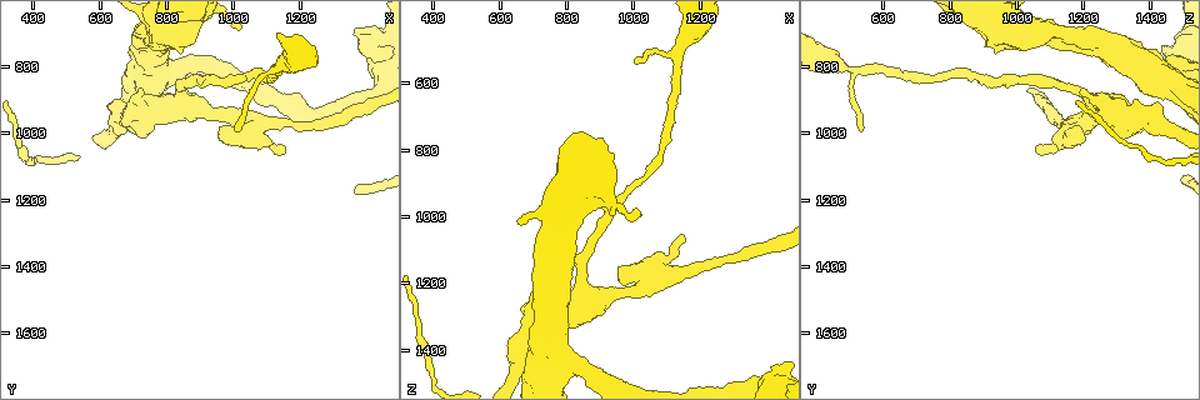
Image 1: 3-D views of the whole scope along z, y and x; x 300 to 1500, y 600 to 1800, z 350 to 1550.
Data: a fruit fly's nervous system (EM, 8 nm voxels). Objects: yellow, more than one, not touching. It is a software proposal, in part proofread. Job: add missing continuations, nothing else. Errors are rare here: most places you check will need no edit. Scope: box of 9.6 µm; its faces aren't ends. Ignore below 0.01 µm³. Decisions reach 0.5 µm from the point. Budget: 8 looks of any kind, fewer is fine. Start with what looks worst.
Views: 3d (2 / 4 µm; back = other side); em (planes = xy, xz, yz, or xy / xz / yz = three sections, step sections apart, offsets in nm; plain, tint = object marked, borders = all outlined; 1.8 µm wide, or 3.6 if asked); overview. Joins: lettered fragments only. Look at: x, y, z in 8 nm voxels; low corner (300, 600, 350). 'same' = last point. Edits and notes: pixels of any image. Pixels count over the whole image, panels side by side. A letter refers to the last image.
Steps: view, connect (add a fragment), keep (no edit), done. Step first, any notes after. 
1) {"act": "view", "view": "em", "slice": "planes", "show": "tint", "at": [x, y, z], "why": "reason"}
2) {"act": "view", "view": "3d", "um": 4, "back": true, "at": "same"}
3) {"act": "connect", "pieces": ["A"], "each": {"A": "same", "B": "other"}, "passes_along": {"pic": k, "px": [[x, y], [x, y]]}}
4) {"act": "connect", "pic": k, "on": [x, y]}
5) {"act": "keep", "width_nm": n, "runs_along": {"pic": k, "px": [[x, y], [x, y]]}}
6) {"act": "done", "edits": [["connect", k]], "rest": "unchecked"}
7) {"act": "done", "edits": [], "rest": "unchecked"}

{"act": "view", "view": "3d", "um": 2, "at": [1140, 1060, 1050]}

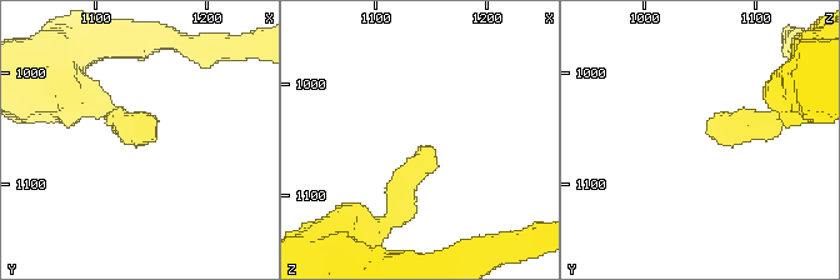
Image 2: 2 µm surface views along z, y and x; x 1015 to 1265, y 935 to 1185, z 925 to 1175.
{"act": "view", "view": "em", "slice": "xz", "step": 8, "show": "borders", "at": [1150, 1052, 1054], "why": "shape alone is not enough"}

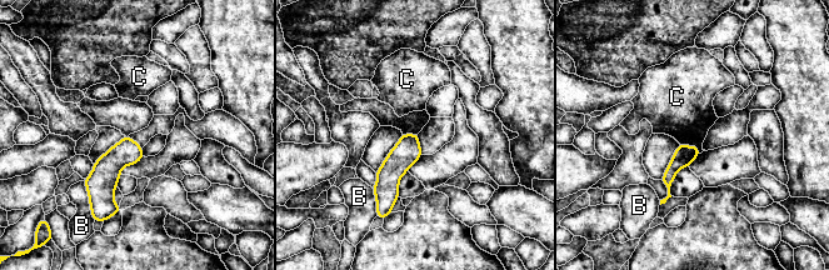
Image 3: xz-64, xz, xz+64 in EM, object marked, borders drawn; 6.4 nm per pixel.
{"act": "keep", "width_nm": 110, "each": {"B": "other", "C": "other"}, "border": {"pic": 3, "px": [[679, 143], [697, 145], [700, 151]]}, "found": "no lettered fragment goes on from it"}

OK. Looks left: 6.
{"act": "view", "view": "em", "um": 3.6, "slice": "planes", "show": "borders", "at": [1010, 680, 1000], "why": "free end"}

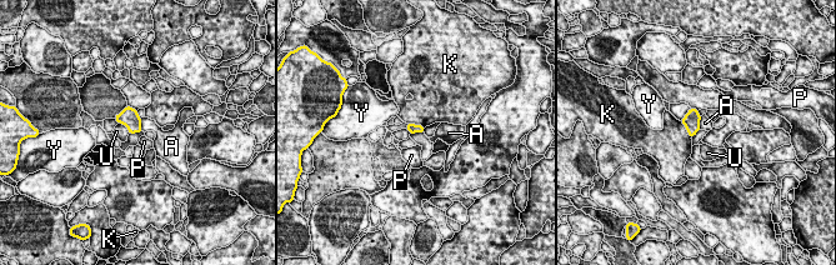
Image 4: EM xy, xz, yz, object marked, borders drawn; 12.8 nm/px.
{"act": "keep", "each": {"A": "other", "K": "other", "P": "other", "U": "other", "Y": "other"}, "found": "none of them fits"}

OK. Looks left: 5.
{"act": "view", "view": "3d", "um": 4, "back": true, "at": [830, 920, 1260], "why": "abrupt turn"}

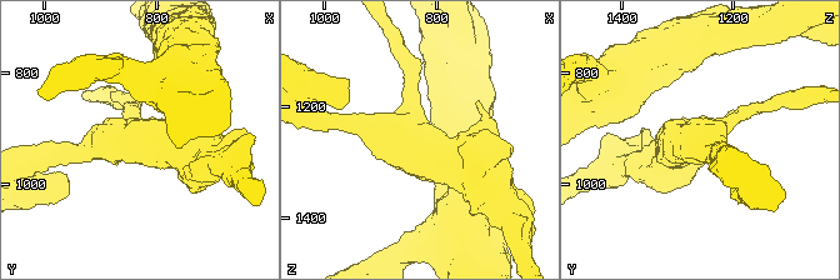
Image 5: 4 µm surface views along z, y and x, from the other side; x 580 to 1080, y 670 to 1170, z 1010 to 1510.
{"act": "view", "view": "em", "um": 3.6, "slice": "planes", "show": "tint", "at": [830, 920, 1265], "arms": 3, "arm_widths_nm": [200, 280, 600]}

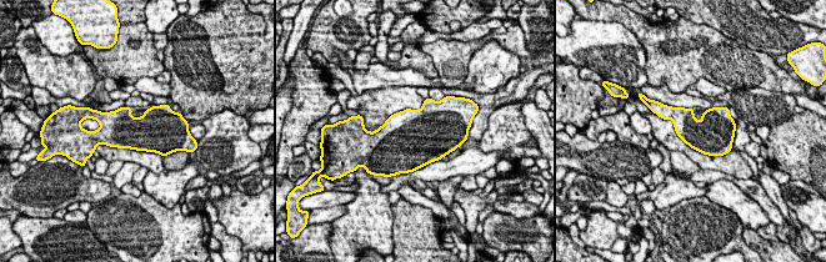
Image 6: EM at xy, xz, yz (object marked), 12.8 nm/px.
{"act": "view", "view": "em", "um": 3.6, "slice": "planes", "show": "borders", "at": "same", "why": "what lies round it"}

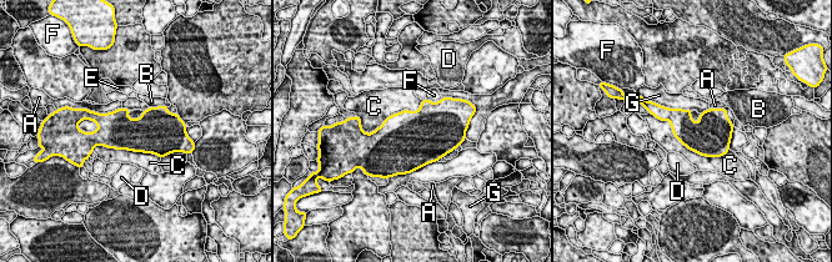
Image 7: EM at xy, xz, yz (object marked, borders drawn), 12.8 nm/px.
{"act": "keep", "each": {"A": "other", "B": "other", "C": "other", "D": "other", "E": "other", "F": "other", "G": "other"}, "border": {"pic": 7, "px": [[652, 114], [701, 155], [730, 150]]}, "found": "none of them fits"}

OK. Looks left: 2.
{"act": "done", "edits": [], "rest": "unchecked"}

